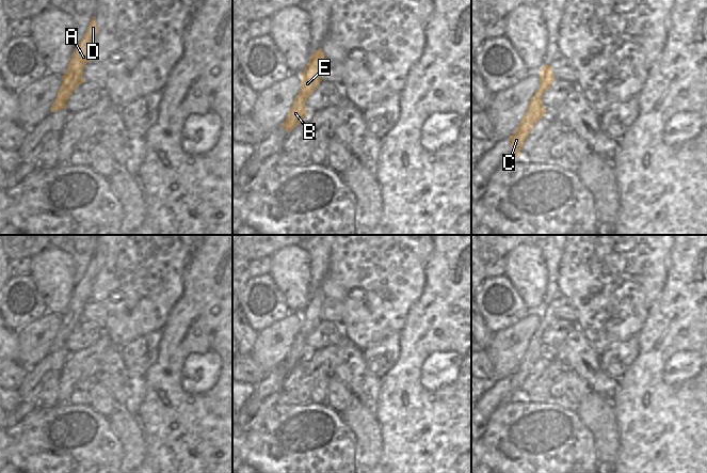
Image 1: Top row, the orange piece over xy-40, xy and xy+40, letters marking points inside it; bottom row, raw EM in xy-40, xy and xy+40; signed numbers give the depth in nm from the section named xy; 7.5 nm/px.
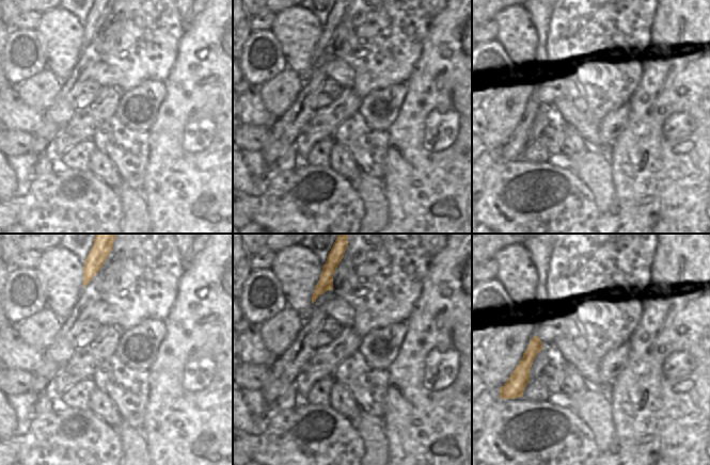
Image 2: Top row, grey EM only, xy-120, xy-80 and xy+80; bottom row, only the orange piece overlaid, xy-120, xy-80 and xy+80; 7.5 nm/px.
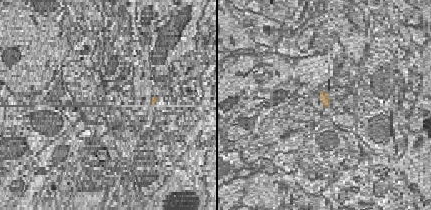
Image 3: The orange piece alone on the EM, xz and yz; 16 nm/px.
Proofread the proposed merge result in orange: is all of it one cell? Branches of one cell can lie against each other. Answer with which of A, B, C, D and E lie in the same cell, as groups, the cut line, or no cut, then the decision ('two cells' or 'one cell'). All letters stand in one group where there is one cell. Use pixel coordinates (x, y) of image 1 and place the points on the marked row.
A B C D E | no cut | one cell

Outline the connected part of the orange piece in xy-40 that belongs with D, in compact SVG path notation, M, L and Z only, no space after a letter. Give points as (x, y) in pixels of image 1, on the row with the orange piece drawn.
M94 16L90 21L90 26L83 38L75 48L66 73L62 76L62 85L51 107L51 112L57 112L63 108L66 108L68 98L83 82L83 68L85 64L92 59L92 47L97 34L98 28L96 26L96 17Z

